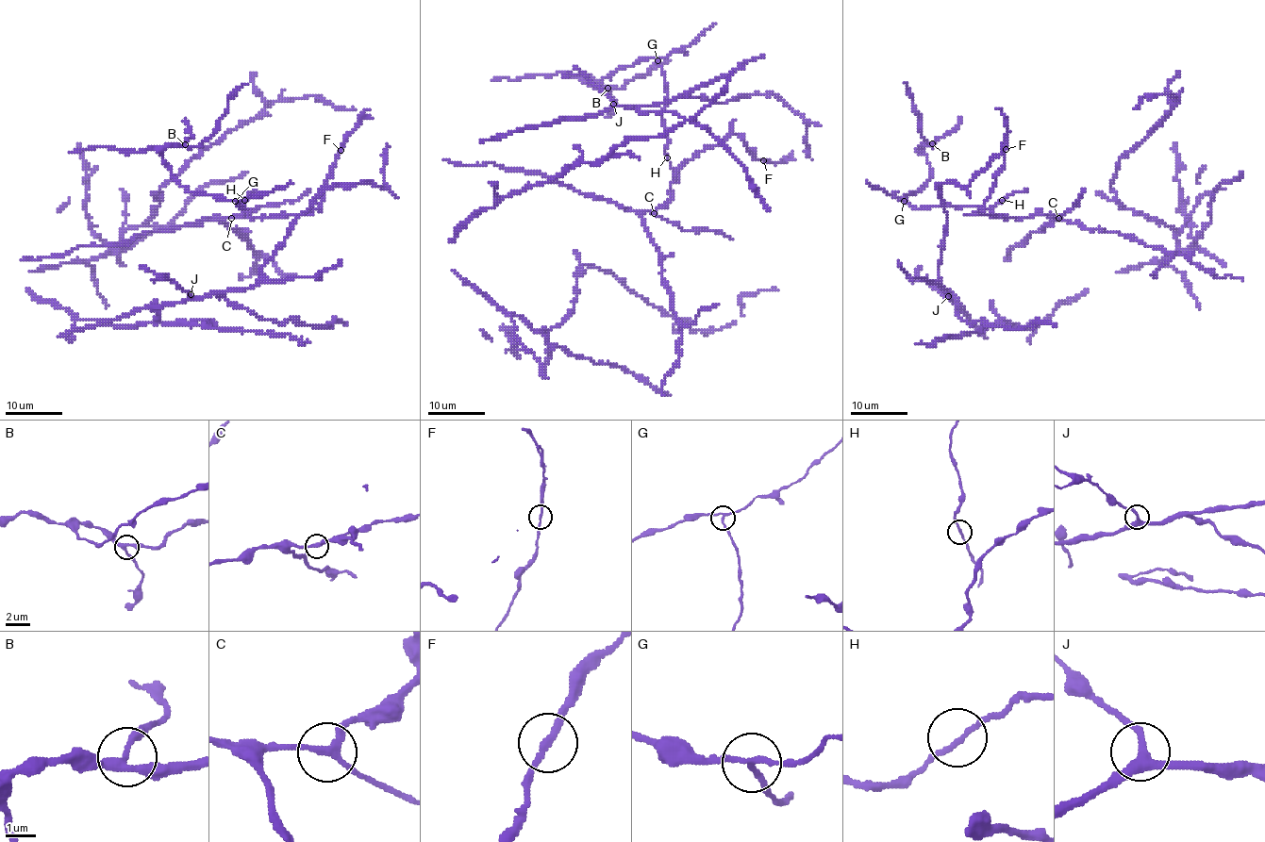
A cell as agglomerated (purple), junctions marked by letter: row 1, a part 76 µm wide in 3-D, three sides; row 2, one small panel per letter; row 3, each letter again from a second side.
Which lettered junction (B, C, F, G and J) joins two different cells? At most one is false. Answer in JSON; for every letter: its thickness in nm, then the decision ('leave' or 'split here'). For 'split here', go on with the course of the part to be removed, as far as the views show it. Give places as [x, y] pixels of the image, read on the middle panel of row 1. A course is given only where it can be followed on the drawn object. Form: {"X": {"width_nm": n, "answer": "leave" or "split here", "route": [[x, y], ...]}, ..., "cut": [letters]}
{"B": {"width_nm": 240, "answer": "leave"}, "C": {"width_nm": 220, "answer": "leave"}, "F": {"width_nm": 190, "answer": "leave"}, "G": {"width_nm": 150, "answer": "split here", "route": [[658, 59], [664, 73], [667, 107], [662, 113], [668, 144], [665, 152], [674, 169], [675, 183]]}, "J": {"width_nm": 280, "answer": "leave"}, "cut": ["G"]}

